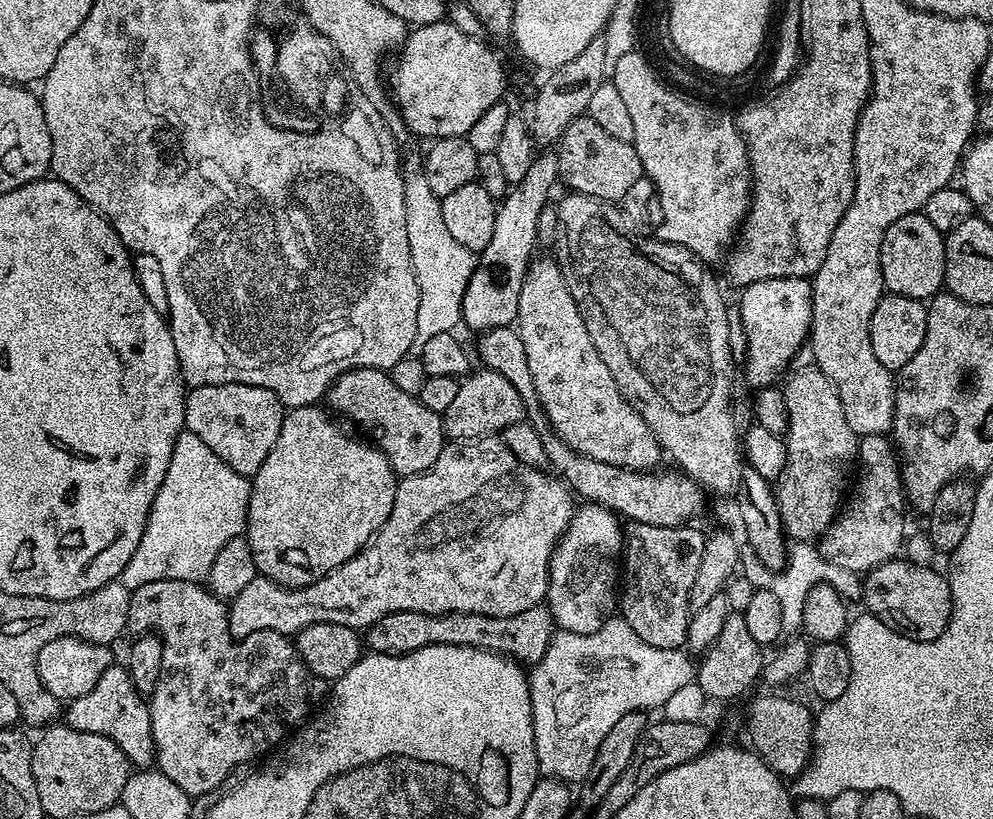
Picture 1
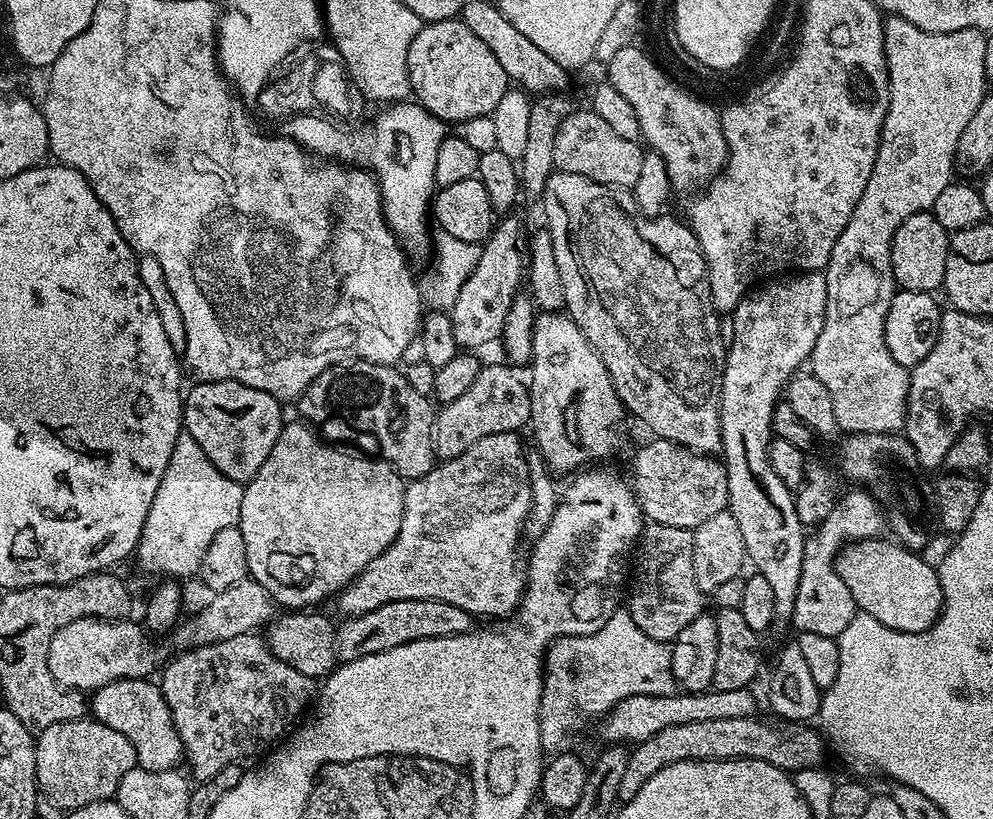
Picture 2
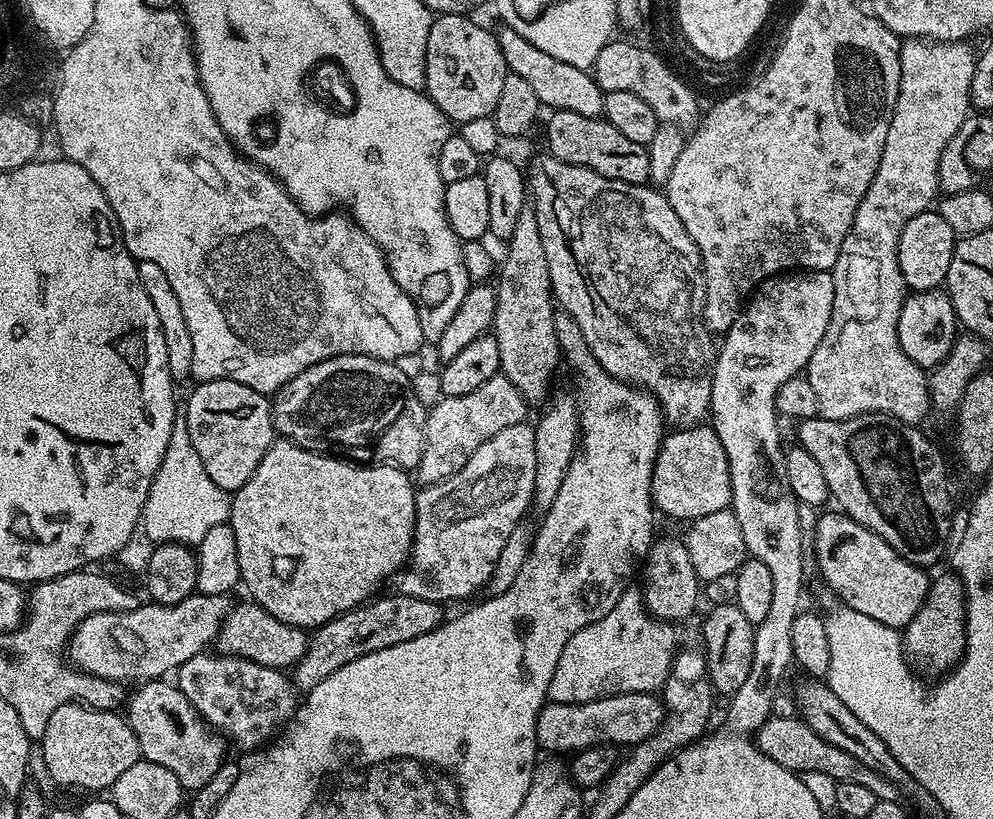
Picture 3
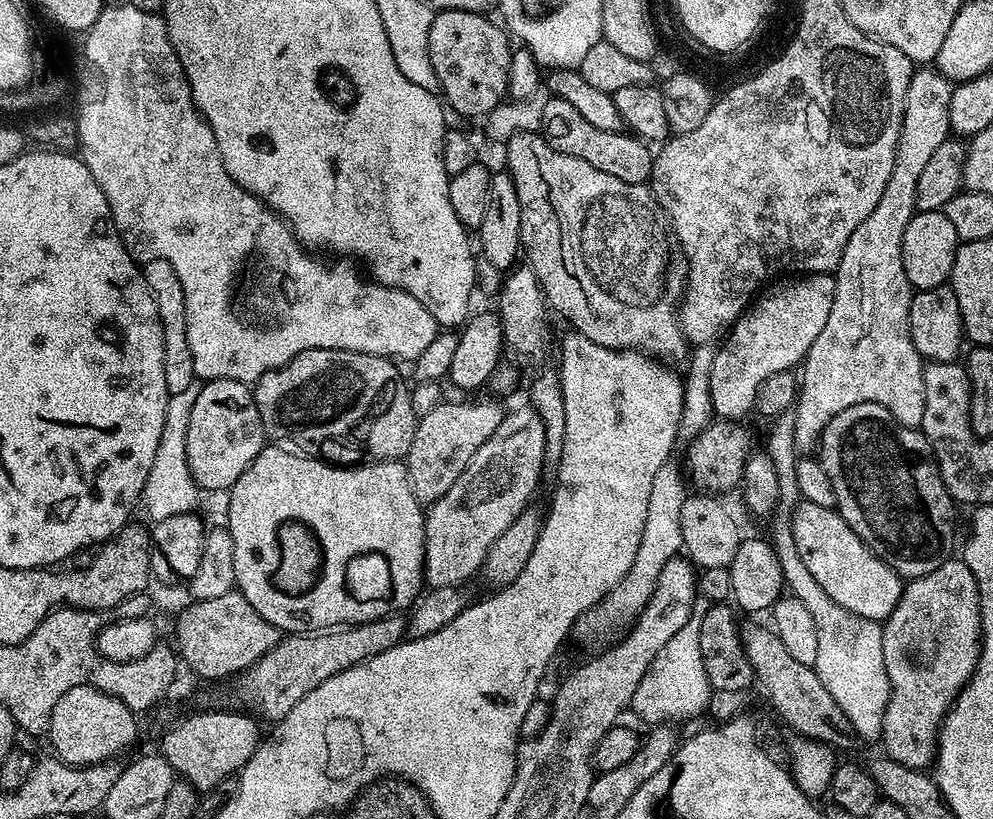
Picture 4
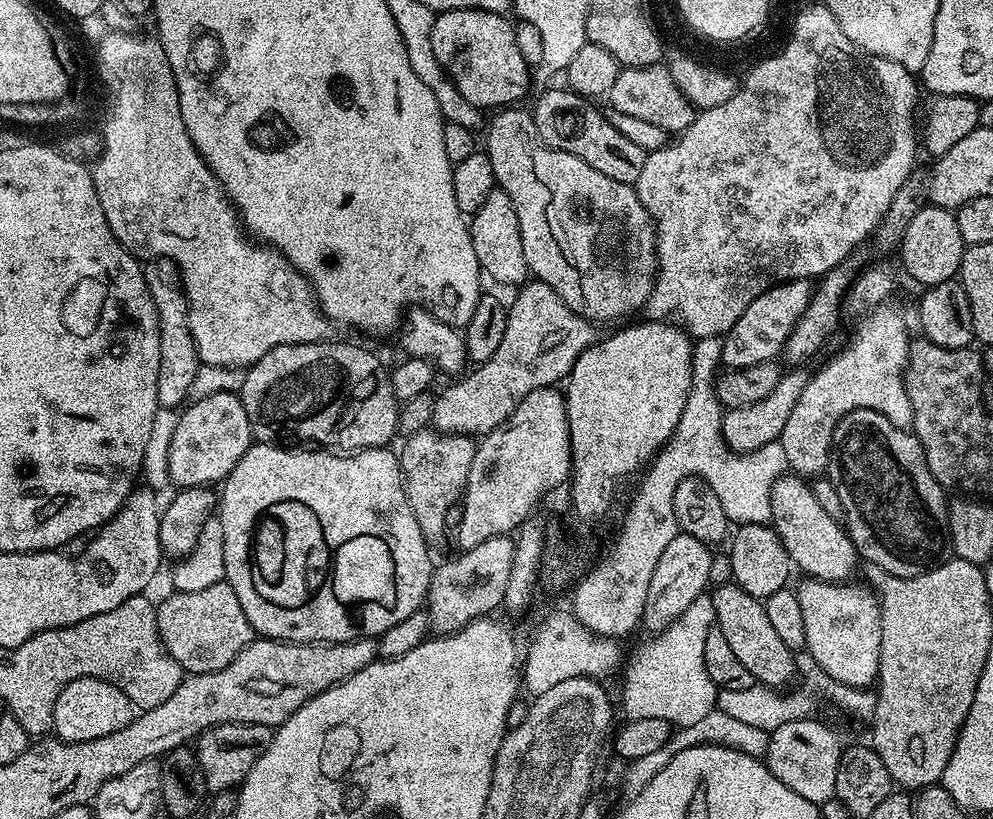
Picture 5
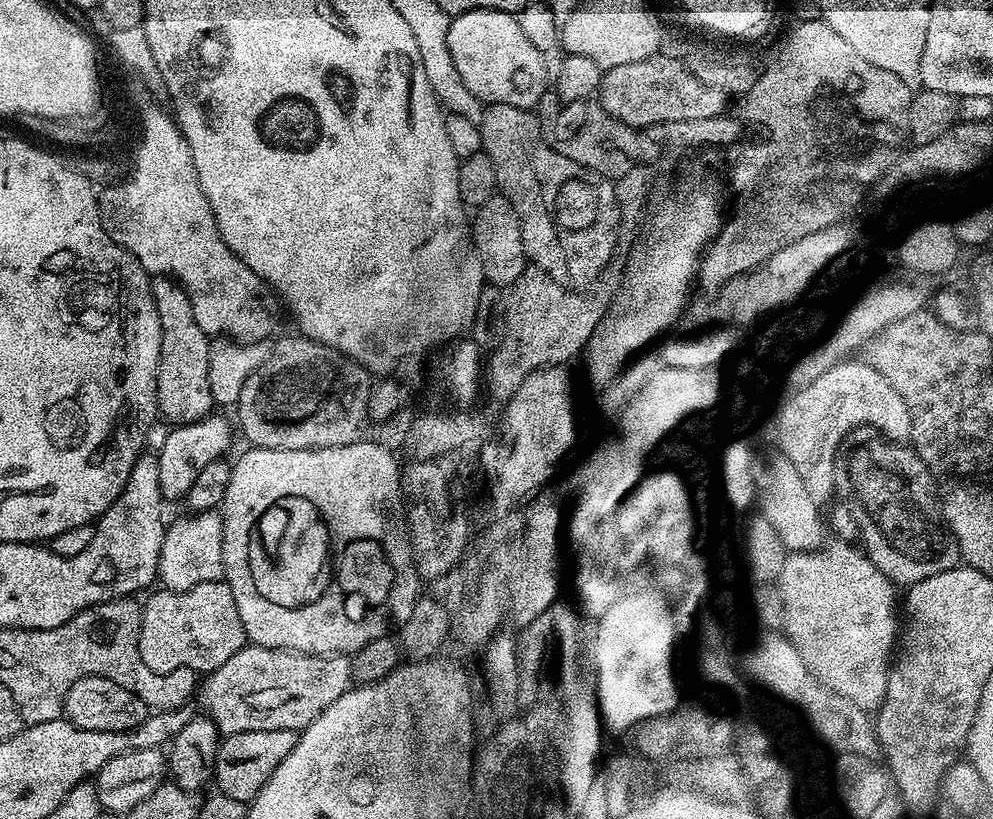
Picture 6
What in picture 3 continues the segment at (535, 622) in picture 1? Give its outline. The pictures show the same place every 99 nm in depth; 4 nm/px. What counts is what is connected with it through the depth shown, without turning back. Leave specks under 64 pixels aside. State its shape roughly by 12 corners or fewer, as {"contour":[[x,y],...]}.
{"contour":[[383,596],[311,633],[294,669],[306,694],[346,662],[422,638],[437,601]]}

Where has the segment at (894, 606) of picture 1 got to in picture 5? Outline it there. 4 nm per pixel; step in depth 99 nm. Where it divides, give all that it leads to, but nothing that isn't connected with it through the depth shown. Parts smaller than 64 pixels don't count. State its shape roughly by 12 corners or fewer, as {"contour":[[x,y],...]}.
{"contour":[[795,474],[770,490],[771,527],[805,577],[858,568],[845,525]]}

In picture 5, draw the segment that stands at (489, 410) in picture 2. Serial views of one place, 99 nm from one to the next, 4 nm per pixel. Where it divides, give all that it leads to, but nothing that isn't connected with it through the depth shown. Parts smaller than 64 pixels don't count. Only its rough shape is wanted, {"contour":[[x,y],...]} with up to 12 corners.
{"contour":[[431,427],[398,448],[429,545],[449,535],[477,441]]}

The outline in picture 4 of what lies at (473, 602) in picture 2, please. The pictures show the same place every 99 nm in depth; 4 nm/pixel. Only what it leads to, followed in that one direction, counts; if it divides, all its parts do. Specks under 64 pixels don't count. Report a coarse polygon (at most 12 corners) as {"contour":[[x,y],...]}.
{"contour":[[505,415],[427,505],[427,587],[463,585],[536,492],[544,422]]}

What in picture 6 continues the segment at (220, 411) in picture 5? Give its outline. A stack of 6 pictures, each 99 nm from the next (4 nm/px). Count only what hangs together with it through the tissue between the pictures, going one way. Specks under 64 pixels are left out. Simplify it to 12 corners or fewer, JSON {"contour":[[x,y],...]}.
{"contour":[[217,414],[176,424],[155,453],[165,501],[232,444]]}

